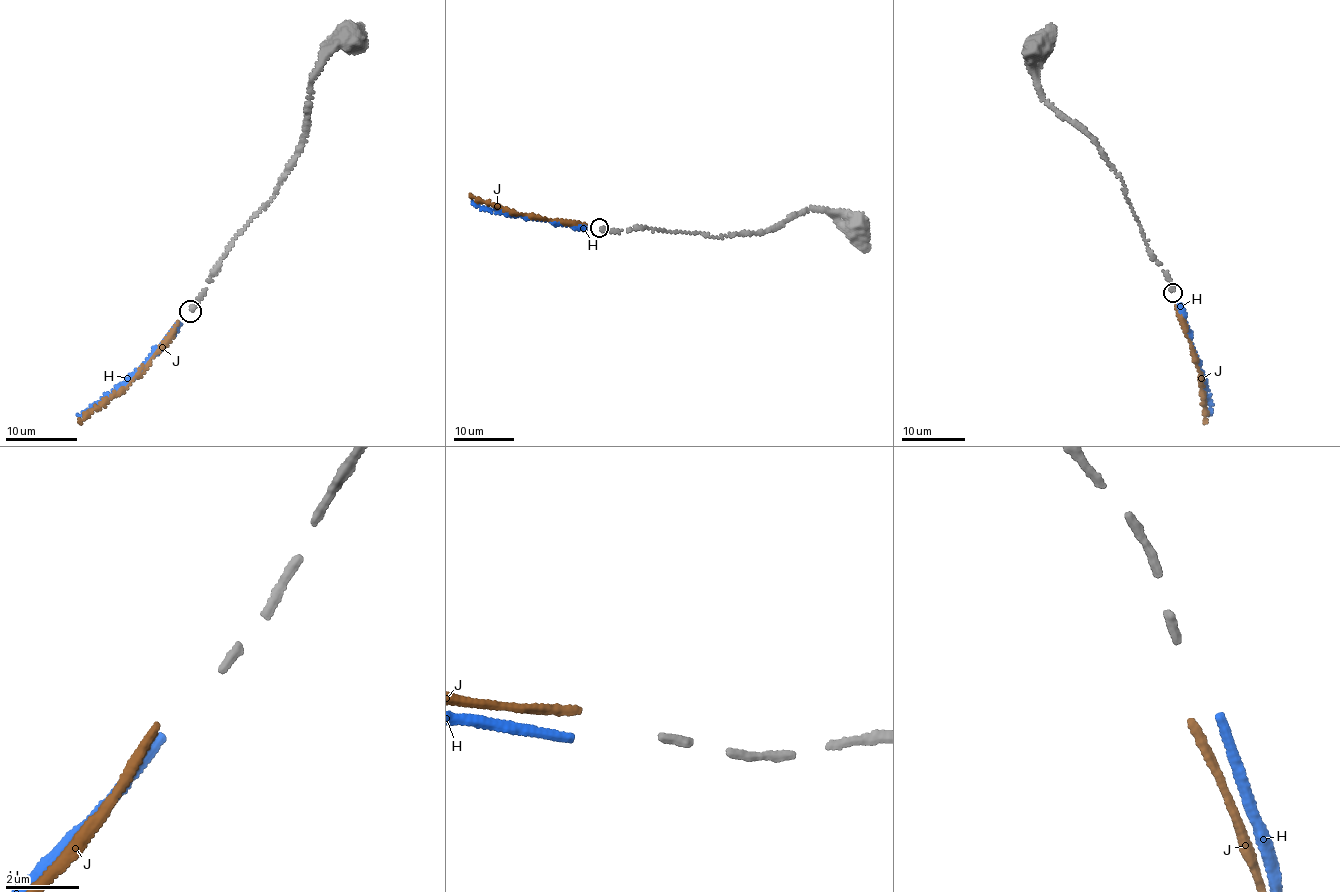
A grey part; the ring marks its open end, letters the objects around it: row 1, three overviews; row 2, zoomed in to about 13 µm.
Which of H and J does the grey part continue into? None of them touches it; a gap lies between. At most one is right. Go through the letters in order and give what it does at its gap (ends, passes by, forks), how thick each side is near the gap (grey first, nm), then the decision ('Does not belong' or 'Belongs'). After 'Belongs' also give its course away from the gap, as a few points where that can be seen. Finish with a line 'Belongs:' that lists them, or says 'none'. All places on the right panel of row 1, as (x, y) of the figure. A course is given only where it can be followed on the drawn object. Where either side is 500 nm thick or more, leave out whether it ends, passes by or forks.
H: It ends there. Thickness 220 nm (grey) against 240 nm. Belongs. Its course: (1179, 304), (1212, 404), (1209, 416)
J: It ends there. Thickness 220 nm (grey) against 240 nm. Does not belong
Belongs: H

